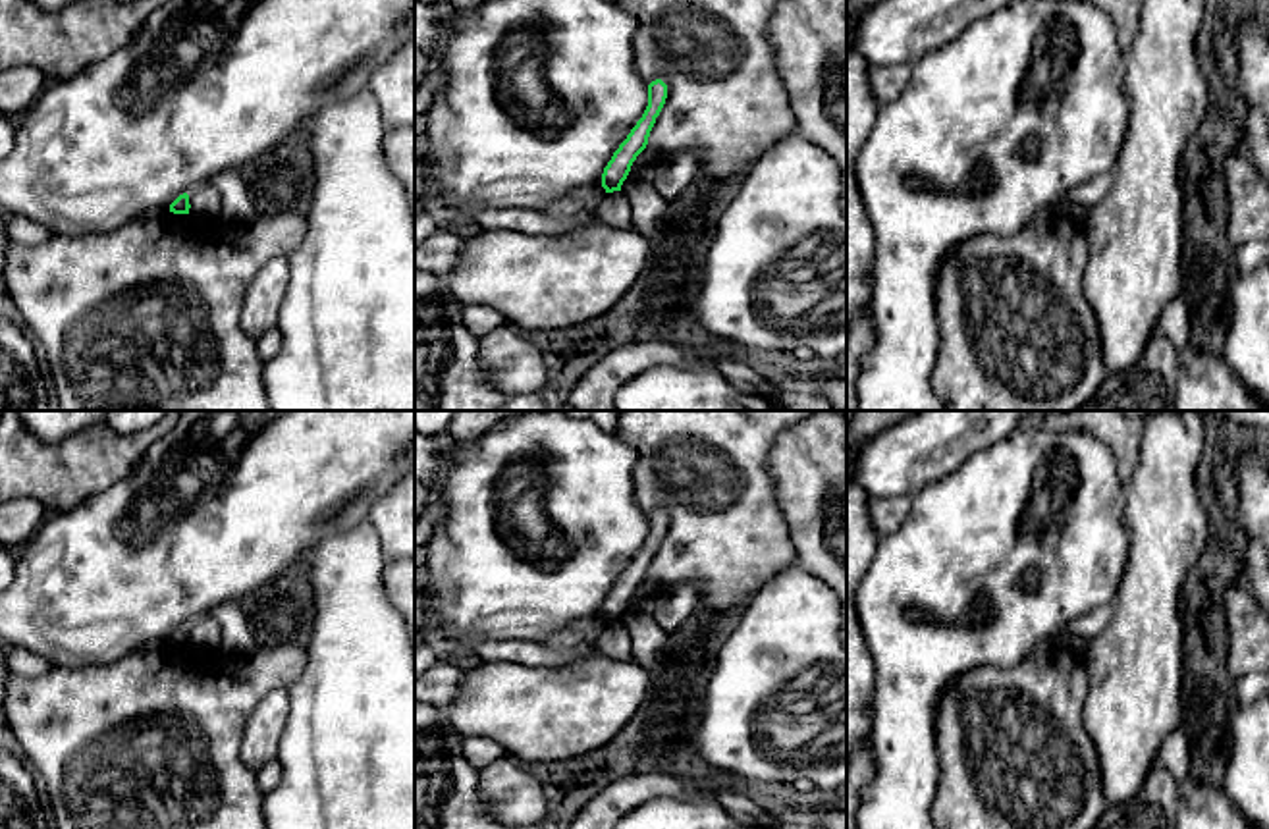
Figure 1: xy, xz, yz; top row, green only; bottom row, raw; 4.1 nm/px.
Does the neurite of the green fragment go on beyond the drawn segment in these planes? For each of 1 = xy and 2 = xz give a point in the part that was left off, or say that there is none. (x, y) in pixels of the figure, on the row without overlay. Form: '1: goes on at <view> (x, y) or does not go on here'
1: does not go on here
2: does not go on here

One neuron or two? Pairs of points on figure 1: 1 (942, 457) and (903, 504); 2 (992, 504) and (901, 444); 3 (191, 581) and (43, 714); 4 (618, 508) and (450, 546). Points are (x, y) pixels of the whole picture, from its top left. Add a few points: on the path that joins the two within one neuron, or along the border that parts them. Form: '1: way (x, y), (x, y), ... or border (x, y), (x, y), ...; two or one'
1: border (911, 496), (874, 496), (870, 500); two
2: border (986, 448), (926, 484), (913, 498); two
3: border (137, 652), (101, 666), (56, 666); two
4: way (577, 552), (554, 575), (494, 560); one

